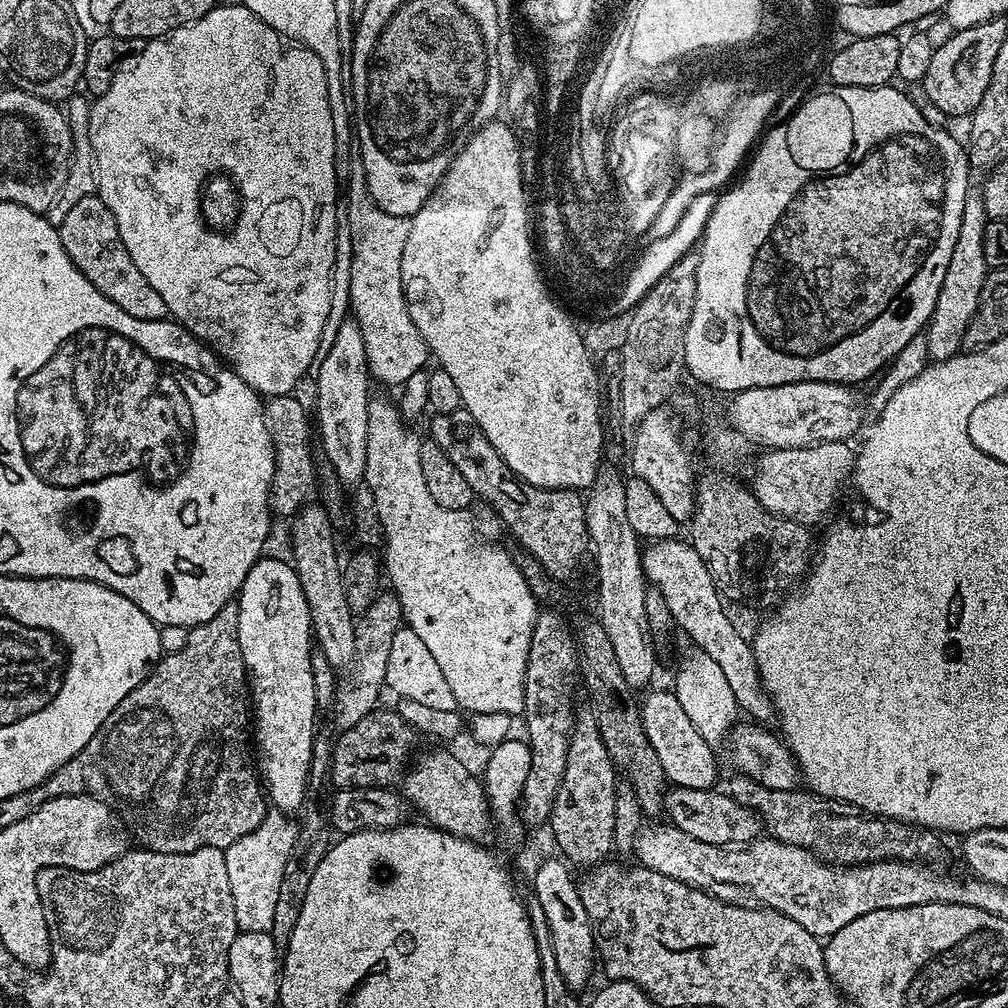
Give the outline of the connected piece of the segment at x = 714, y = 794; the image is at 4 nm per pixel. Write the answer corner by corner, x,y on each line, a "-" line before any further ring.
669,787
664,793
663,815
672,827
698,838
698,842
721,846
747,846
761,835
760,817
731,800
722,790

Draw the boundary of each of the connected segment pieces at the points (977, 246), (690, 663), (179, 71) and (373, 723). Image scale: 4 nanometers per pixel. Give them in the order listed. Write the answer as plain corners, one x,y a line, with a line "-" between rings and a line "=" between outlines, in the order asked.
969,191
966,206
962,210
962,226
958,226
958,242
954,242
954,254
950,254
950,266
946,266
946,278
942,278
942,290
938,290
934,314
928,319
927,329
922,336
933,361
948,360
961,351
970,320
978,310
982,282
990,271
982,254
982,234
986,234
990,219
990,212
987,211
985,197
979,191
=
689,647
676,672
674,691
682,710
693,723
698,734
711,746
716,746
727,737
735,725
739,707
727,679
719,665
700,648
=
244,3
223,4
202,14
202,18
178,26
167,36
161,36
145,43
140,57
127,68
123,68
118,74
118,78
114,78
114,82
110,82
110,90
106,90
106,94
95,97
91,101
93,104
92,109
88,112
86,142
92,148
92,156
96,160
96,191
99,198
102,202
106,202
110,214
114,214
114,222
118,222
118,234
122,234
122,242
126,245
126,250
130,250
130,258
134,258
134,266
138,266
138,270
142,270
142,278
146,278
146,282
150,282
150,286
154,286
154,290
158,290
162,302
166,302
168,316
184,327
187,332
191,332
201,344
207,344
233,372
238,374
238,378
242,378
242,382
246,382
246,386
250,386
255,392
260,393
261,397
286,396
297,391
296,383
307,374
308,367
310,367
310,372
313,365
317,363
318,353
321,351
320,339
324,336
324,327
327,326
328,315
332,312
332,267
336,264
336,196
338,200
336,179
338,179
338,173
336,171
334,118
330,118
328,79
322,58
318,58
318,54
314,54
314,50
289,40
278,30
274,30
266,22
262,22
262,18
255,16
=
374,710
366,718
343,729
332,745
330,776
337,789
386,788
403,777
417,751
418,733
404,721
396,710

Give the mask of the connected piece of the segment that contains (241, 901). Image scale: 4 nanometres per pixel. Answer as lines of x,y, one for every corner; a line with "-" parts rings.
272,810
258,827
250,830
250,834
238,838
238,842
224,849
226,875
230,878
234,918
239,931
271,932
274,909
278,906
278,890
282,887
282,874
286,871
286,858
290,858
290,850
294,850
297,831
295,819
279,810

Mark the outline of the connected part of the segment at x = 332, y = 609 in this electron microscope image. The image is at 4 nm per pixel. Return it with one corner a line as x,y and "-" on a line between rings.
309,502
291,517
290,524
292,524
290,560
302,582
302,594
306,594
315,643
333,670
347,669
356,656
354,650
356,621
353,612
346,606
342,560
336,557
336,540
332,537
334,535
332,523
326,510
320,507
319,503

